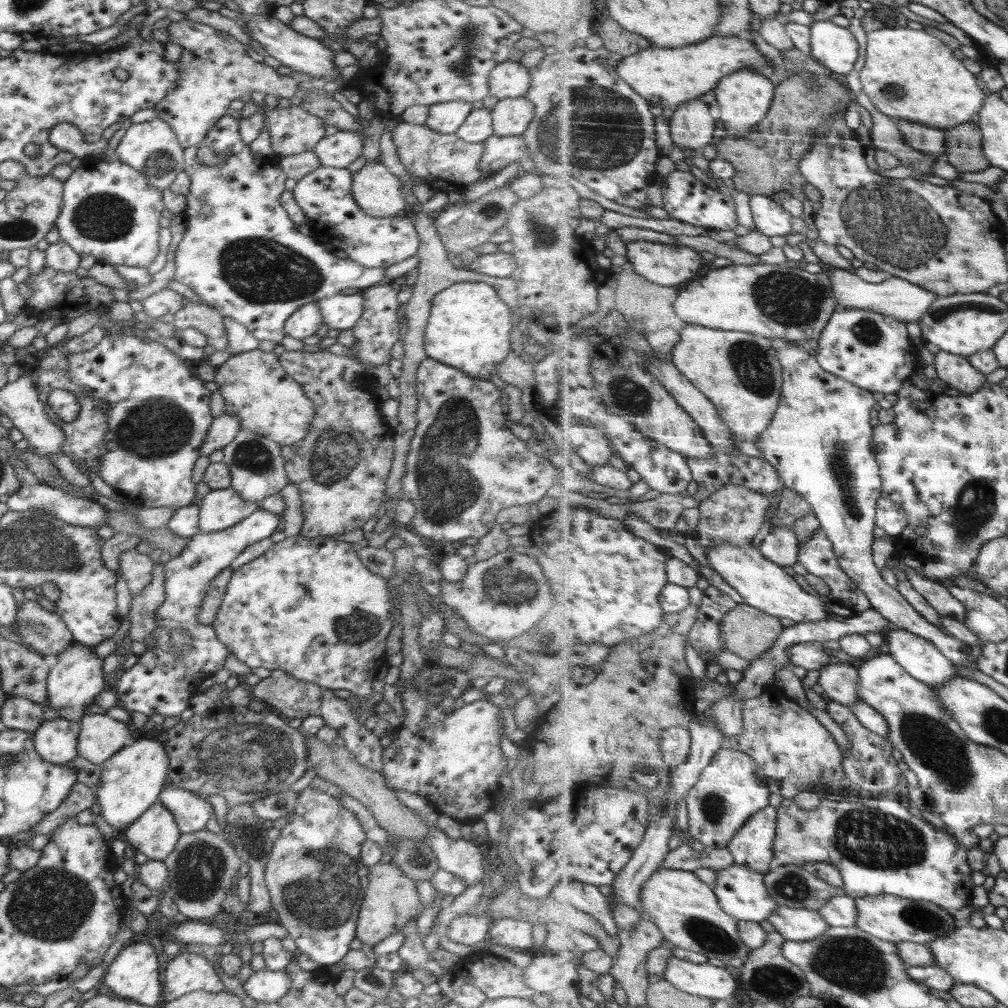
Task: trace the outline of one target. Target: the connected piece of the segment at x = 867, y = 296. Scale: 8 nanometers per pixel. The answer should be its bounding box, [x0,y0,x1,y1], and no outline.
[830,269,940,322]

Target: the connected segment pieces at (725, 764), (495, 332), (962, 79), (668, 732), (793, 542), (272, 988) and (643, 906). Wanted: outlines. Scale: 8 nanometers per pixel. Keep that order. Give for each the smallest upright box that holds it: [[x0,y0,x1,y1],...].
[[686,748,770,849],[424,282,514,380],[860,26,989,132],[661,726,692,767],[760,526,801,567],[242,968,291,1005],[639,868,753,963]]

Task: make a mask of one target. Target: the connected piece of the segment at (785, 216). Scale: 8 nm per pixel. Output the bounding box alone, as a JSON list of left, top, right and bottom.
[750,195,795,236]

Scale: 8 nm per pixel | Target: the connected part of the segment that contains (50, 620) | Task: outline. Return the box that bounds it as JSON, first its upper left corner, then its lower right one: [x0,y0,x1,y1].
[15,599,74,656]

